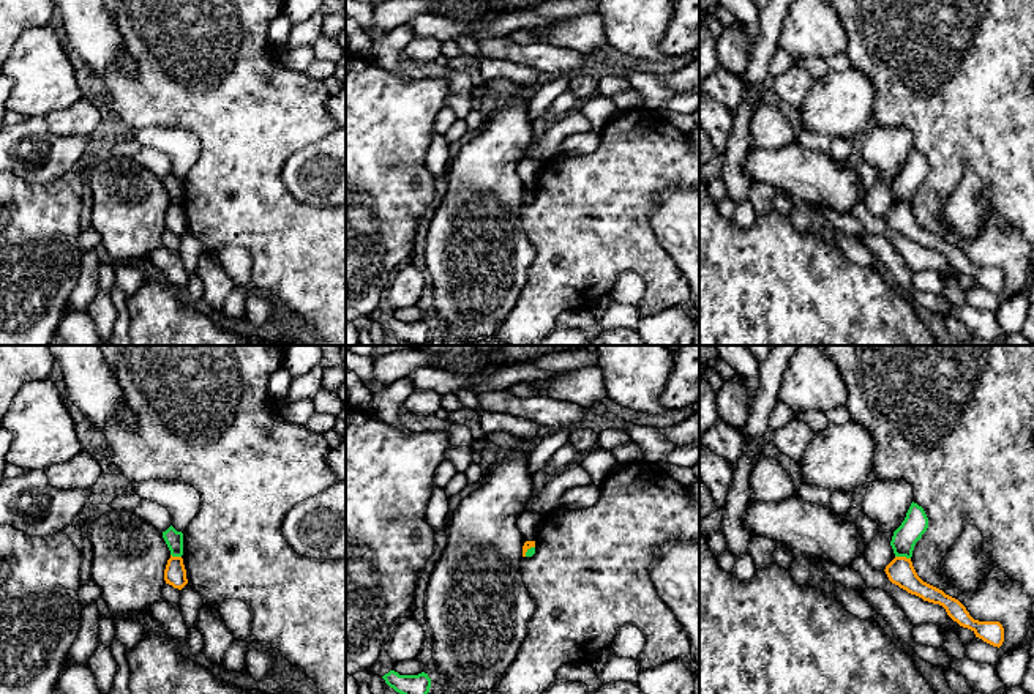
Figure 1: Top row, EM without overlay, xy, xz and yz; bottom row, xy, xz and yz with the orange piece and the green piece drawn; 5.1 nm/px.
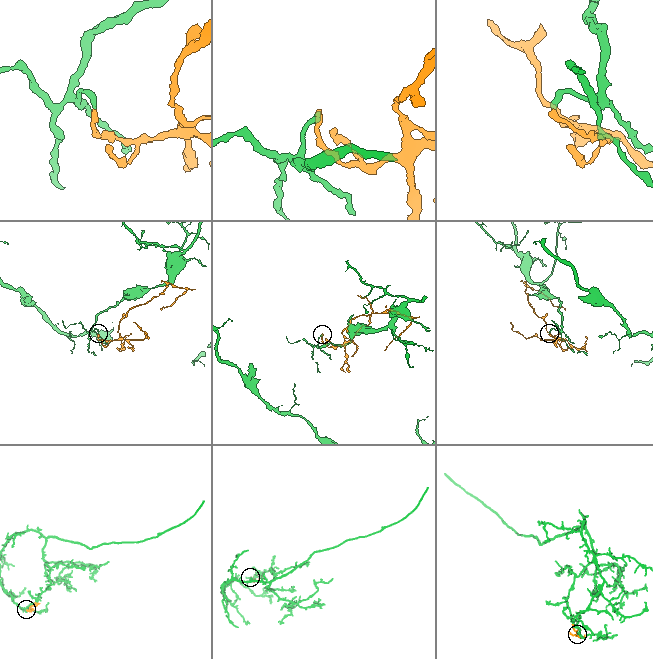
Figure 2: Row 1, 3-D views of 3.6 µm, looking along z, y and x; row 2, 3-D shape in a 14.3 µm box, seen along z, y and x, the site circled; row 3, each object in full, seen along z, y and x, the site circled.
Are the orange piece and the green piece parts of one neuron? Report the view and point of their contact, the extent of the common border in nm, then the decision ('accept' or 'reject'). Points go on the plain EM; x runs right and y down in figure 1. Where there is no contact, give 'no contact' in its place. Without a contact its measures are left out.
yz (903, 204) | 80 nm | reject

